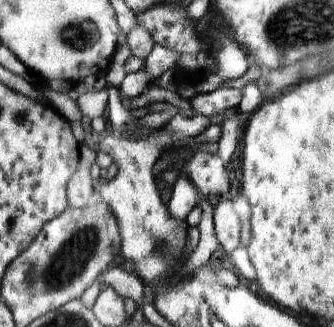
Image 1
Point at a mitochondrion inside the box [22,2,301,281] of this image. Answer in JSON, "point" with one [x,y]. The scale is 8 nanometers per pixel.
{"point":[77,35]}

